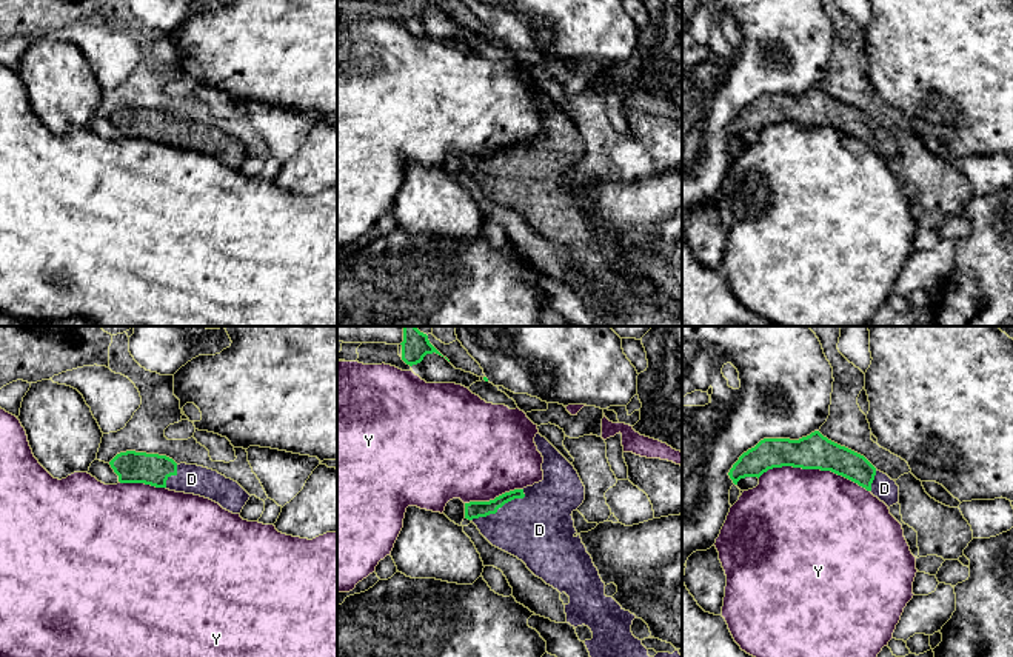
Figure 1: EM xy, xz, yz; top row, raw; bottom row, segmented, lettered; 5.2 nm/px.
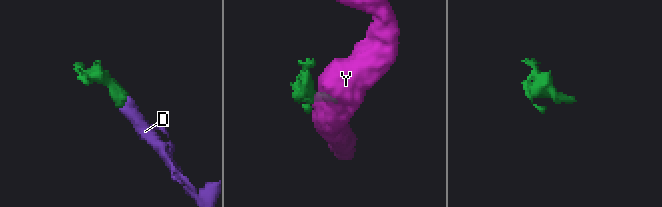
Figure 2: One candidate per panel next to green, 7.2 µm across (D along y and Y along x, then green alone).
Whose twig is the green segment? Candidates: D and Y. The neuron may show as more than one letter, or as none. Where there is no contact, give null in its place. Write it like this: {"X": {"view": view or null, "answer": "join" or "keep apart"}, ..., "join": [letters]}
{"D": {"view": "xz", "answer": "join"}, "Y": {"view": "yz", "answer": "keep apart"}, "join": ["D"]}

